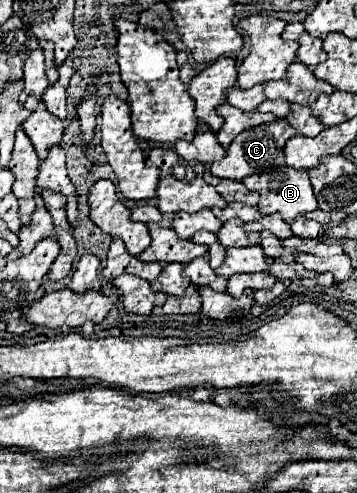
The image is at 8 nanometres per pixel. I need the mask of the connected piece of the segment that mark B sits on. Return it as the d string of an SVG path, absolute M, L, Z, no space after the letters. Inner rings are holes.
M283 168L283 170L277 170L277 172L263 172L263 174L253 174L253 176L247 176L243 180L243 184L247 186L247 190L251 192L257 192L261 198L259 198L259 212L261 214L273 214L273 212L279 212L283 216L283 220L287 224L293 224L295 216L299 214L305 214L305 212L311 212L311 210L317 210L317 198L315 198L315 192L313 192L313 186L307 178L307 170L295 170L295 168Z

